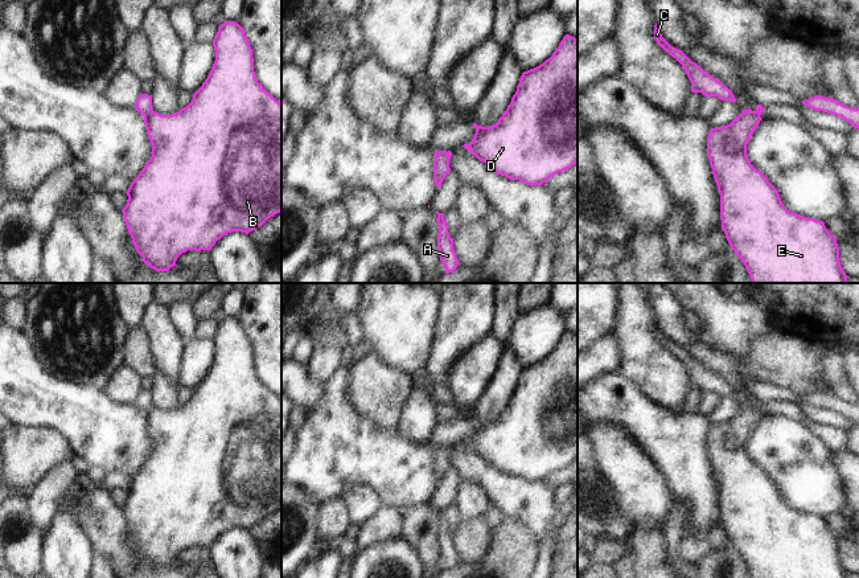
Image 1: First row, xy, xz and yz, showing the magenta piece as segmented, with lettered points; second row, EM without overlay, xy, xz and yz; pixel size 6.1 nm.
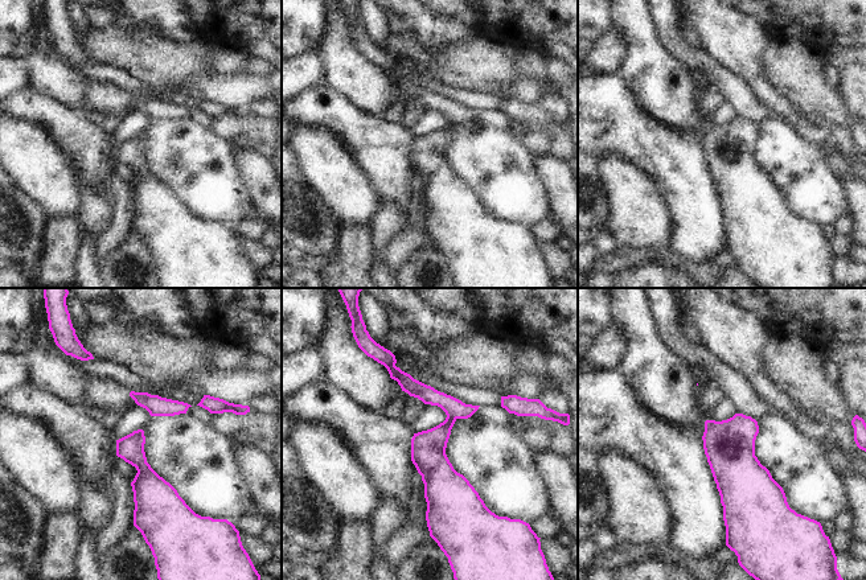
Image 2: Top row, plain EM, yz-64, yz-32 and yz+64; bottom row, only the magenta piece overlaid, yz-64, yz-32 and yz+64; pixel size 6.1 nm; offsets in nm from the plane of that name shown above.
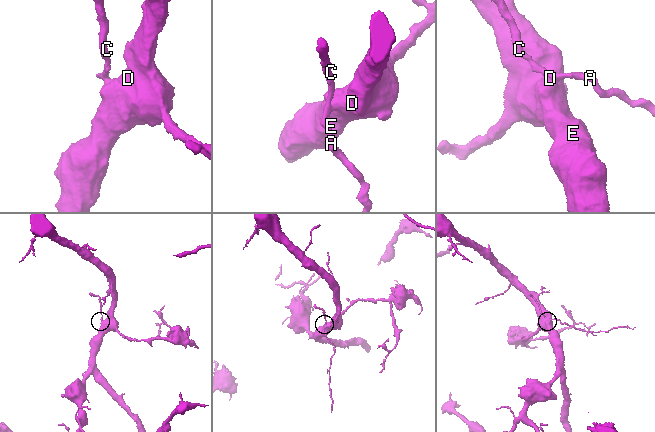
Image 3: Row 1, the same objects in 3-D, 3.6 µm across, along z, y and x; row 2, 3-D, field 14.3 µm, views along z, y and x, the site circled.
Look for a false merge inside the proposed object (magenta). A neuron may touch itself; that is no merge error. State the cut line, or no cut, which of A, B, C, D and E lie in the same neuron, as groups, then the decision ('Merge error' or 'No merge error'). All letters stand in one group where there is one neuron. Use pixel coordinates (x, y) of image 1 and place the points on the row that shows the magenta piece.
Split along xy (152, 110), (144, 118). Groups: A C / B D E. Merge error.

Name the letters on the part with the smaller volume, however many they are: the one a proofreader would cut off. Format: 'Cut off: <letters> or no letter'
Cut off: A, C.

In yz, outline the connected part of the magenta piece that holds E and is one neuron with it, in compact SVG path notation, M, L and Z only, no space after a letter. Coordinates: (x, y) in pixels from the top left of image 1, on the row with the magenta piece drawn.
M741 111L729 124L711 128L707 156L720 194L722 229L743 261L752 283L846 283L839 247L823 221L788 210L768 179L747 156L747 144L761 116Z

